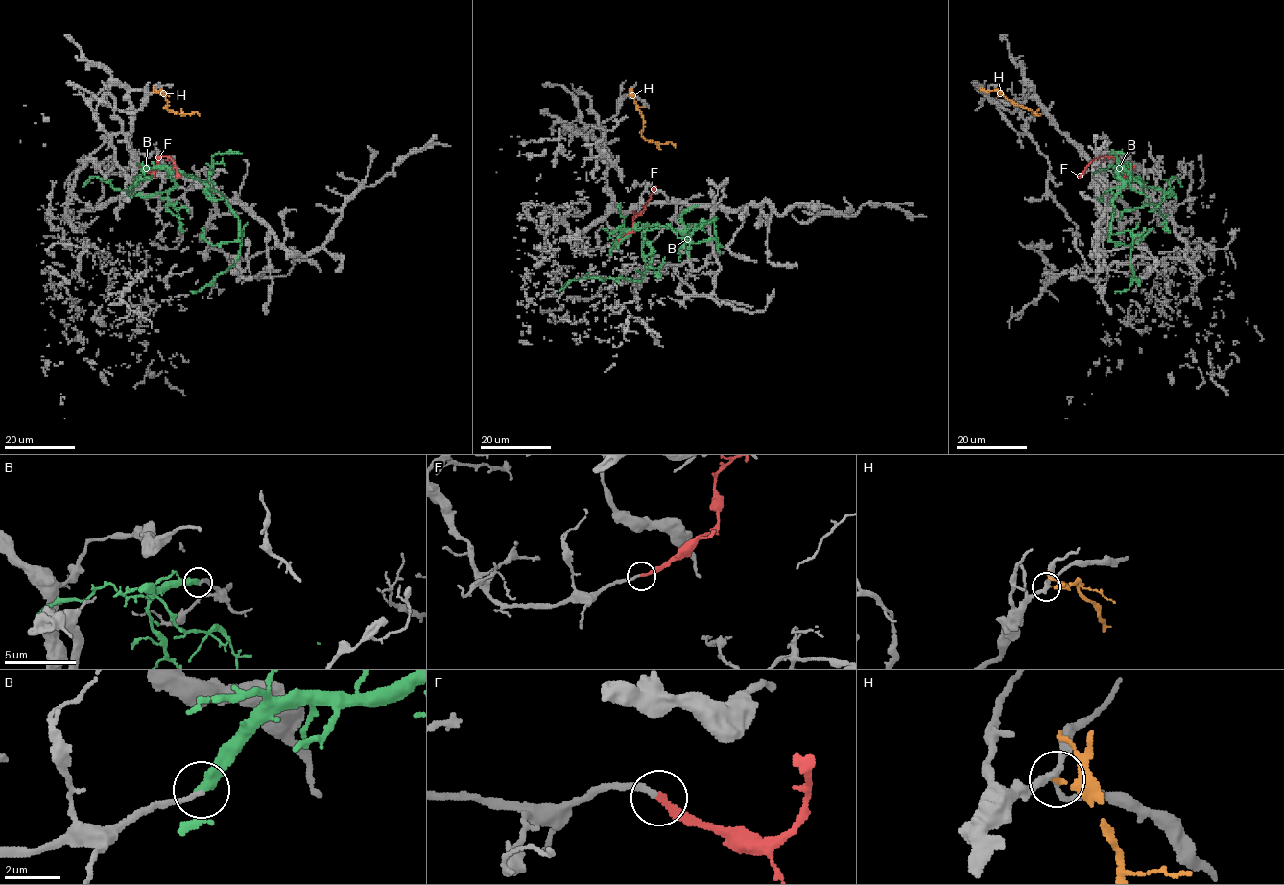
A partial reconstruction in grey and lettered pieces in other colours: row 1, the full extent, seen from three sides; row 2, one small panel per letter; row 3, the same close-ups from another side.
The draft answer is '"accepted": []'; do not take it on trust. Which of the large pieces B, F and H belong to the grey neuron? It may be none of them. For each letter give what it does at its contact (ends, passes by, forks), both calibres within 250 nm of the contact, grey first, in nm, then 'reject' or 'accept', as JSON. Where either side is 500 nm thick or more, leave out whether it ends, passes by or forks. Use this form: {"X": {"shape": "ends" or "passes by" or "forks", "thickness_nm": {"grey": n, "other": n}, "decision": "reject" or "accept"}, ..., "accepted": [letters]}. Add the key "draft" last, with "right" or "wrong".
{"B": {"shape": "ends", "thickness_nm": {"grey": 180, "other": 400}, "decision": "reject"}, "F": {"shape": "ends", "thickness_nm": {"grey": 170, "other": 200}, "decision": "accept"}, "H": {"shape": "ends", "thickness_nm": {"grey": 240, "other": 220}, "decision": "reject"}, "accepted": ["F"], "draft": "wrong"}

